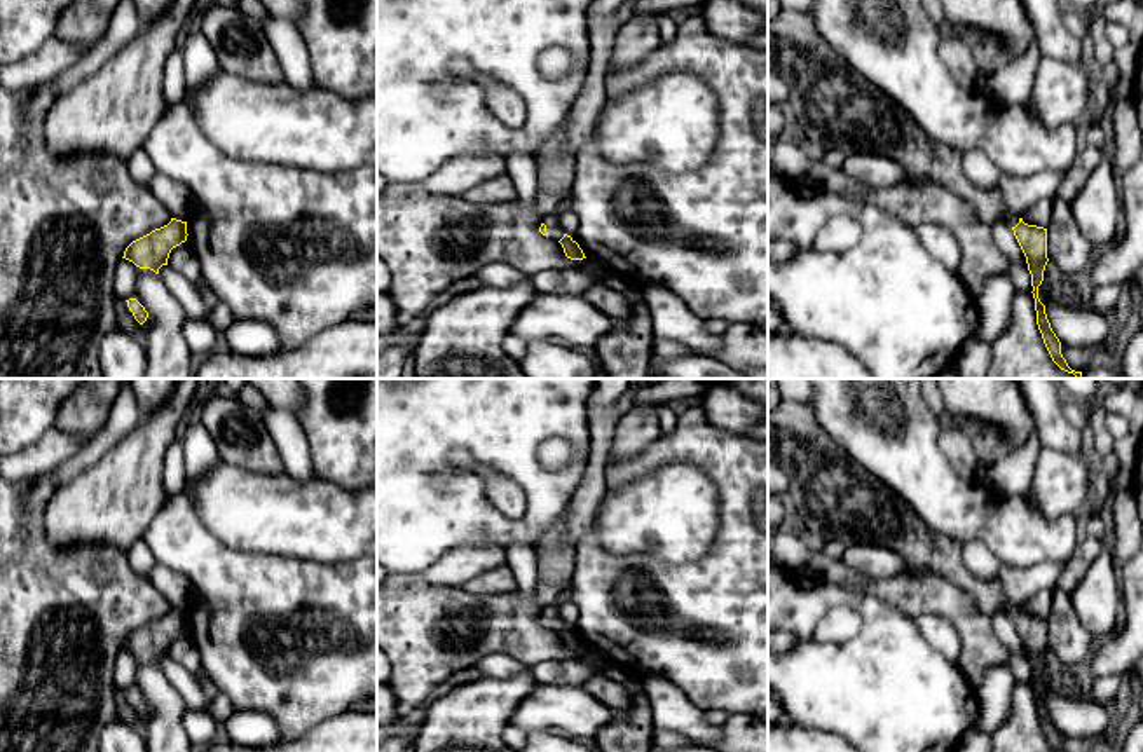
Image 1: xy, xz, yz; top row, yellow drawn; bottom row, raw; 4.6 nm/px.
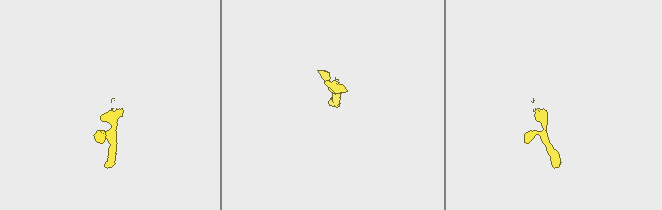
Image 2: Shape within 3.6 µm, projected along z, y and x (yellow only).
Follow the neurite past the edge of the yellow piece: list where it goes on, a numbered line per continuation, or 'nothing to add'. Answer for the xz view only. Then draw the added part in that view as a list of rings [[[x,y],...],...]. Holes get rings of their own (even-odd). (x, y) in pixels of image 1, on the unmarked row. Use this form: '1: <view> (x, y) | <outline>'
1: xz (555, 623) | [[[569,591],[555,604],[550,604],[543,609],[543,614],[546,616],[548,628],[553,632],[560,632],[564,628],[564,621],[558,616],[558,607],[569,598]]]

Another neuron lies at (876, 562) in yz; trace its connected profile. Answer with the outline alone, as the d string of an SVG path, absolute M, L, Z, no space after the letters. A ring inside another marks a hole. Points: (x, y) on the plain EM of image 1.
M862 543L846 546L843 562L873 581L895 578L907 569L906 560L899 553L885 546Z

